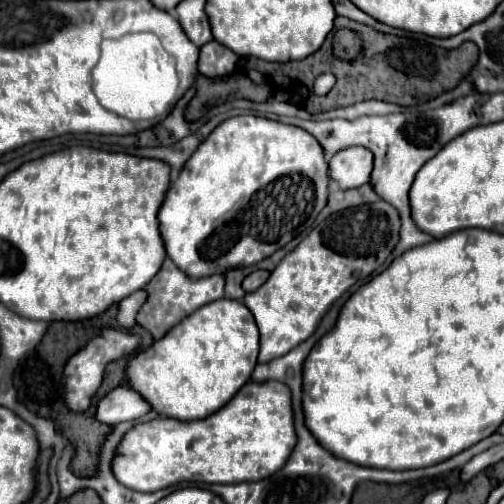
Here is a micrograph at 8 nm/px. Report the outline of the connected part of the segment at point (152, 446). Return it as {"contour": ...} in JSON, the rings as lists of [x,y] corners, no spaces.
{"contour":[[[248,382],[242,390],[218,412],[204,420],[176,420],[156,418],[134,426],[122,440],[112,470],[118,482],[138,492],[154,492],[178,482],[208,482],[208,484],[238,484],[268,478],[282,468],[296,446],[292,392],[284,382]]]}

